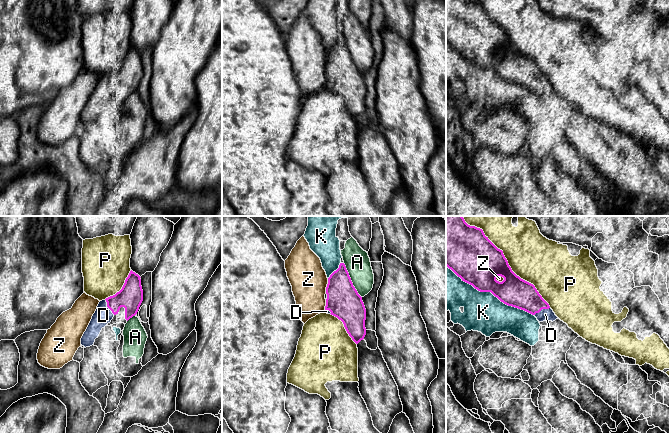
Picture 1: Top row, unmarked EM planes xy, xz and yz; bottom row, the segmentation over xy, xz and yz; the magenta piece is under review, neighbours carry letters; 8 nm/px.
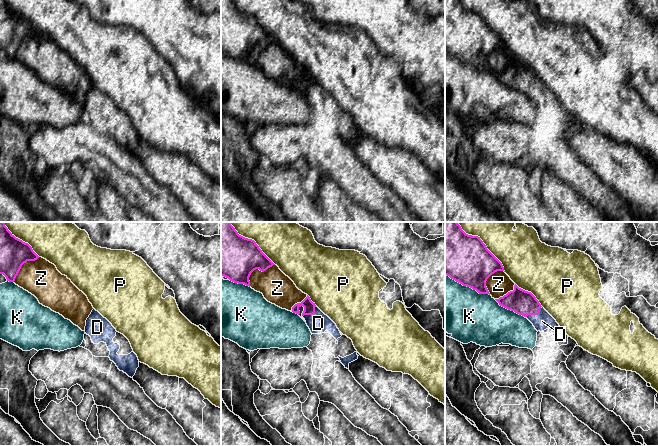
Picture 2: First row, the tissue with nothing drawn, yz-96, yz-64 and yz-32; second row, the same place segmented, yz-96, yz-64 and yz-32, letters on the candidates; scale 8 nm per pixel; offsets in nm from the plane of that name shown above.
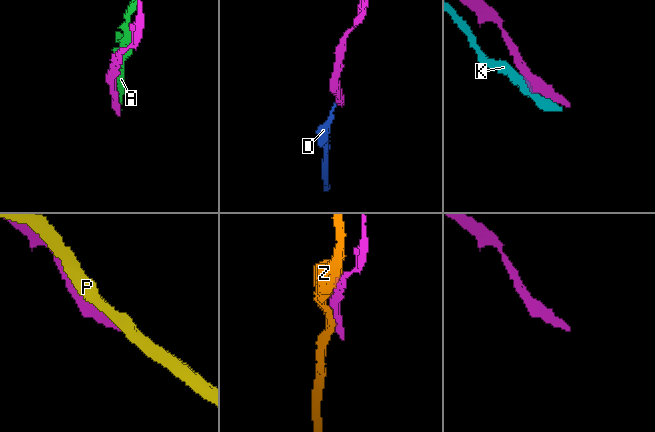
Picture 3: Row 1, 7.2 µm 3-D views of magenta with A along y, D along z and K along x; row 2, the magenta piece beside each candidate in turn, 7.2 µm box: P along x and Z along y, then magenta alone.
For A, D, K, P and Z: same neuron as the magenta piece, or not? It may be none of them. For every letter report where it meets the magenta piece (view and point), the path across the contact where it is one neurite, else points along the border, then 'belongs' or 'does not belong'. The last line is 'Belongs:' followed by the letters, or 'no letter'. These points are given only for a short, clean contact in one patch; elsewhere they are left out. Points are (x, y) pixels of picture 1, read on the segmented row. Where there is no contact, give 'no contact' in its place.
A: contact xz (350, 280); does not belong
D: contact yz (541, 309); belongs
K: contact yz (490, 291); does not belong
P: contact yz (506, 260); does not belong
Z: contact xz (327, 286); does not belong
Belongs: D

